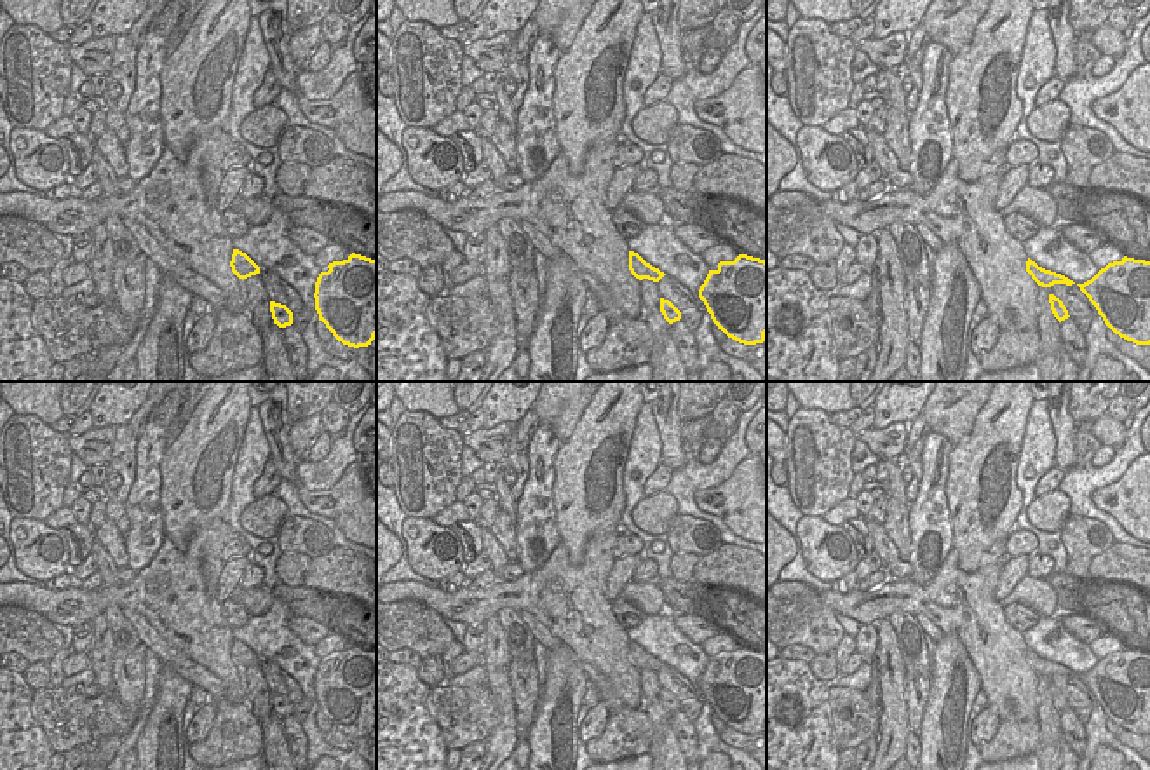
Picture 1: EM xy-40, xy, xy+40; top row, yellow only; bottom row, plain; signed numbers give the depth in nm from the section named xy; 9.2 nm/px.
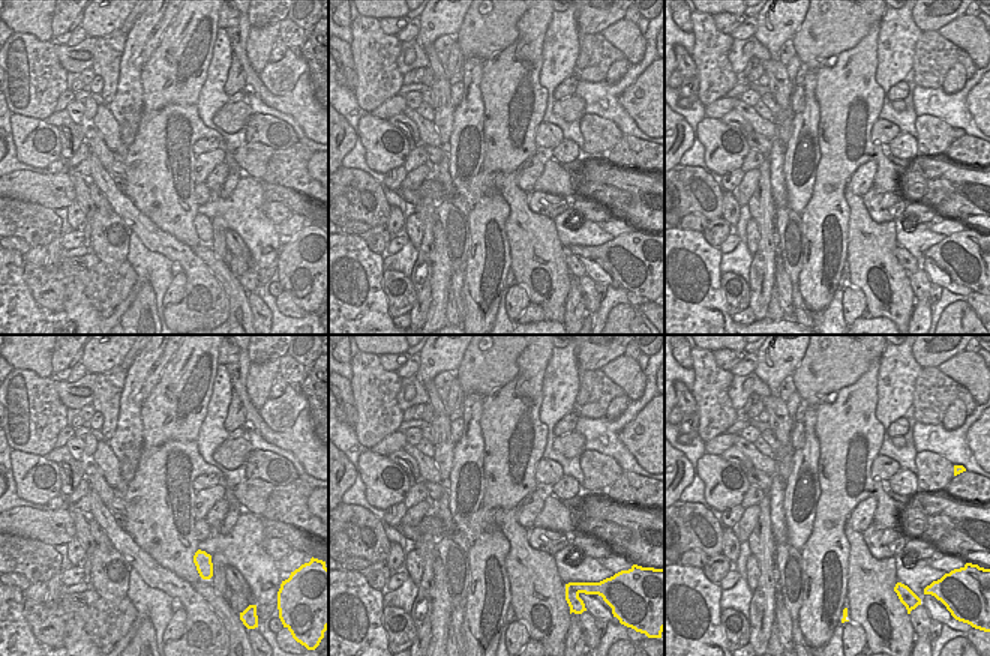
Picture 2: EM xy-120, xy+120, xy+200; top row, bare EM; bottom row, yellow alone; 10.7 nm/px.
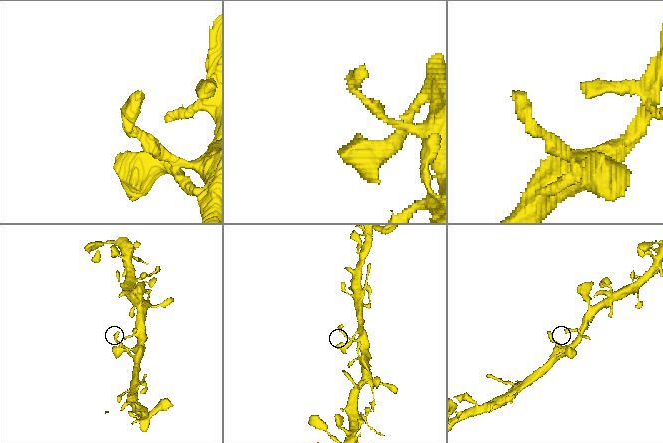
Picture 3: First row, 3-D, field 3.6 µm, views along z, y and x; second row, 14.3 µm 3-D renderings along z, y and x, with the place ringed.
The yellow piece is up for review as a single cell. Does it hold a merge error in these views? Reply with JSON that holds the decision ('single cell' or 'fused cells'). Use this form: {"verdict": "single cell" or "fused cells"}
{"verdict": "single cell"}

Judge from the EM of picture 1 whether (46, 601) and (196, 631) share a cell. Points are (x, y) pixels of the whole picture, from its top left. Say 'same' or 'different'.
same

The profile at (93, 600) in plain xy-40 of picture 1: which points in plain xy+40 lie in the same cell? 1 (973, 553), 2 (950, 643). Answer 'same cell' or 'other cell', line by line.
1: other cell
2: other cell

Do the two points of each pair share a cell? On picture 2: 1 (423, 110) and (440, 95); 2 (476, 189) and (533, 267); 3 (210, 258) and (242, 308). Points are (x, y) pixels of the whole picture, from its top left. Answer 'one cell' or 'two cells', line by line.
1: two cells
2: one cell
3: one cell

